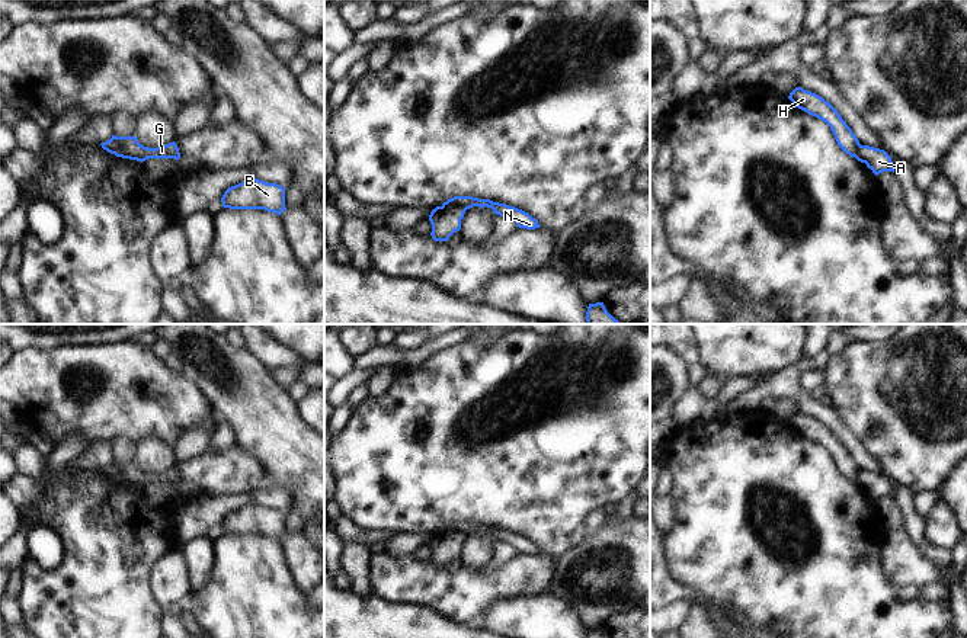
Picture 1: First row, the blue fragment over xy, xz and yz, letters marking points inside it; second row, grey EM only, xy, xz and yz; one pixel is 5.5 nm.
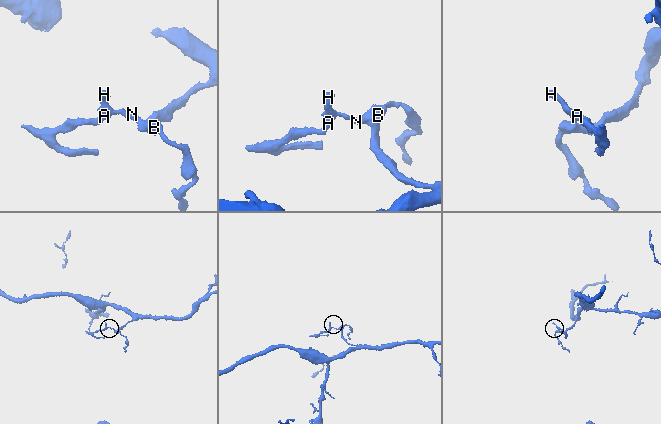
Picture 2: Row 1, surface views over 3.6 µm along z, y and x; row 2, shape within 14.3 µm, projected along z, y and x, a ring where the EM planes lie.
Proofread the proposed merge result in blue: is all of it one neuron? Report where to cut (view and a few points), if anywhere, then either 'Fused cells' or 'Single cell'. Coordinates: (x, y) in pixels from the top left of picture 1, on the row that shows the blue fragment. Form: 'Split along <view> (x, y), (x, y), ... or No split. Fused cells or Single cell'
Split along xz (442, 205), (461, 205), (466, 210). Fused cells.

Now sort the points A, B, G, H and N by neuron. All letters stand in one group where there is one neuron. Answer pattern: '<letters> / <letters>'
A / B G H N

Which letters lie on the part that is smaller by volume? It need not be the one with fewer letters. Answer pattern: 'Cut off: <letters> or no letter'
Cut off: A

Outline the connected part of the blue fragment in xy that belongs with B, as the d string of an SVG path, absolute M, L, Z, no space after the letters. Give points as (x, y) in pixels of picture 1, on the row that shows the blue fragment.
M254 177L228 187L221 202L224 208L230 209L265 209L278 215L286 209L285 187Z

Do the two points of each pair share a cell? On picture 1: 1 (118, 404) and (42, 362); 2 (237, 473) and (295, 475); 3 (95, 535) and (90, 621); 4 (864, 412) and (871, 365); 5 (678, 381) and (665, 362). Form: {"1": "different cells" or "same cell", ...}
{"1": "same cell", "2": "different cells", "3": "same cell", "4": "same cell", "5": "same cell"}

